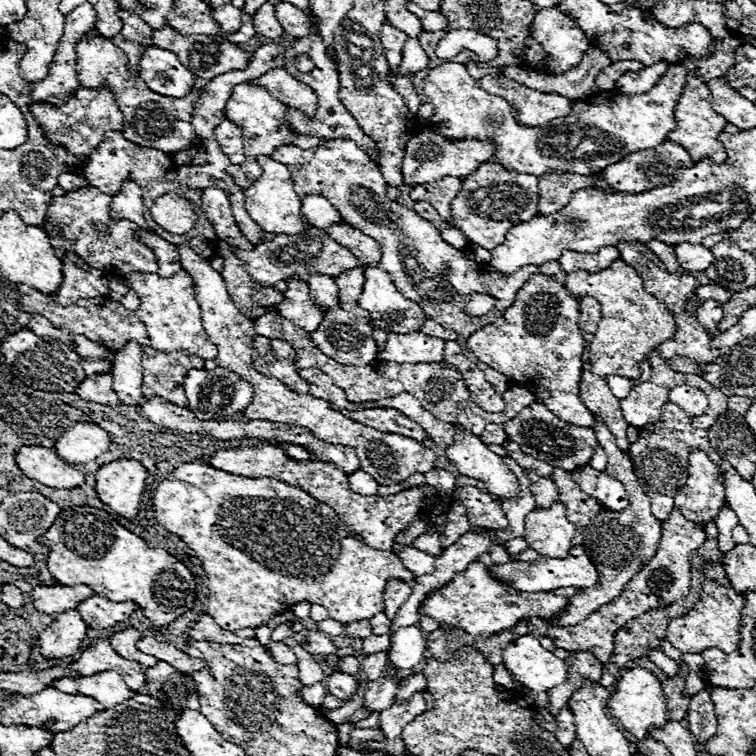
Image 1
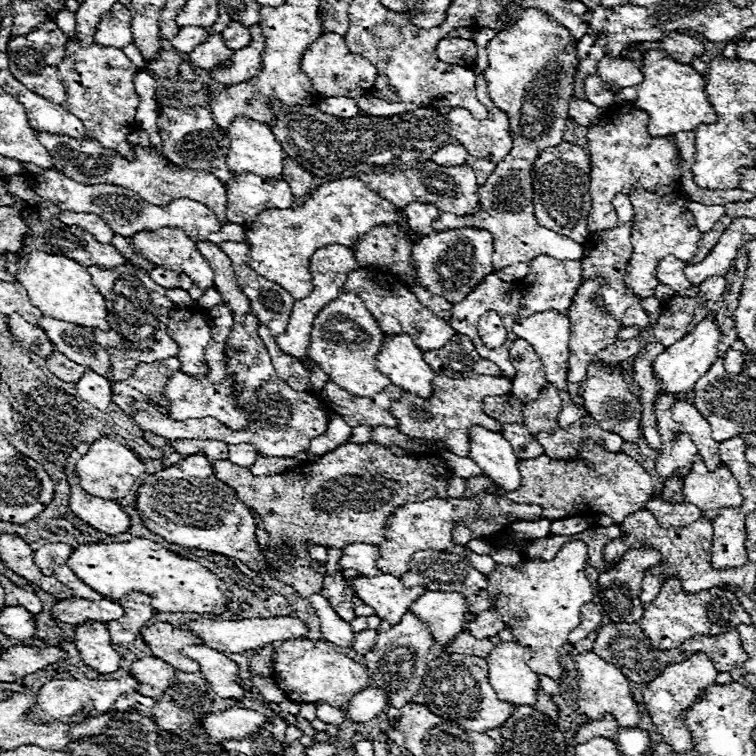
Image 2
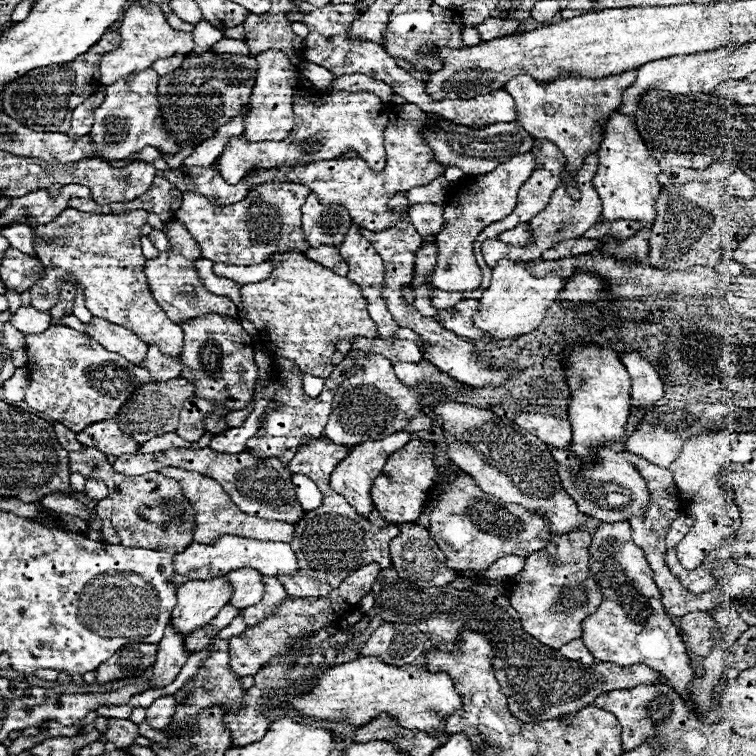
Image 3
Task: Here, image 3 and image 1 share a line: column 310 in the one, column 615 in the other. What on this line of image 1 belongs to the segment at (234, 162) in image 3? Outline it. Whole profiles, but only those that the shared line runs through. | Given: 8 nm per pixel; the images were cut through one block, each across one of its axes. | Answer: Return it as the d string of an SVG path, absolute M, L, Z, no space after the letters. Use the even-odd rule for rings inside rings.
M726 38L722 42L716 42L716 46L712 46L710 54L694 60L688 58L682 64L672 64L668 66L668 70L664 72L664 76L660 78L660 82L656 82L656 86L640 96L628 96L628 94L618 94L616 90L612 92L604 92L604 94L596 94L592 98L588 98L586 102L580 104L572 104L572 112L564 118L556 118L548 124L536 126L536 128L528 128L522 126L514 120L512 116L512 108L510 104L500 98L500 96L492 96L488 92L484 92L476 80L470 78L466 66L456 64L456 62L446 62L438 68L432 68L428 72L428 80L424 80L424 94L428 96L428 102L434 106L434 116L428 120L428 128L452 138L452 140L462 140L462 138L474 138L474 140L494 140L496 142L496 152L492 156L492 160L500 162L502 166L506 166L508 170L516 170L516 172L524 172L524 174L534 174L534 176L542 176L542 174L580 174L580 176L590 176L590 174L598 174L602 172L606 166L620 162L624 156L638 152L638 150L646 150L646 148L654 148L660 142L666 140L666 136L676 128L676 120L674 120L674 106L682 94L684 88L684 80L686 74L696 74L704 80L712 80L712 78L720 78L724 76L732 66L734 66L734 50L742 44L742 40L738 38Z

